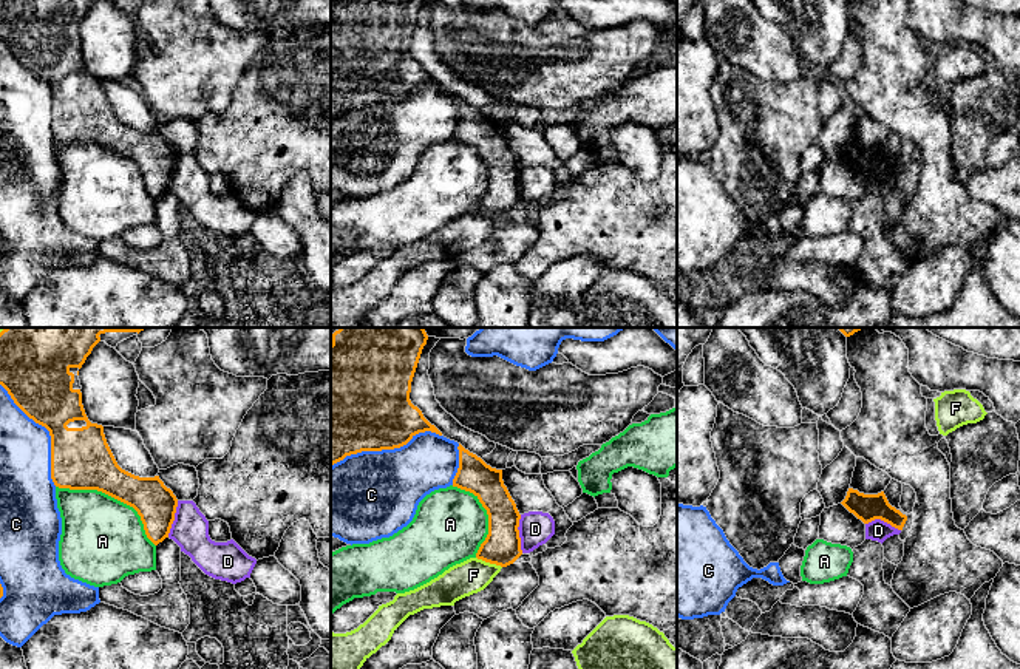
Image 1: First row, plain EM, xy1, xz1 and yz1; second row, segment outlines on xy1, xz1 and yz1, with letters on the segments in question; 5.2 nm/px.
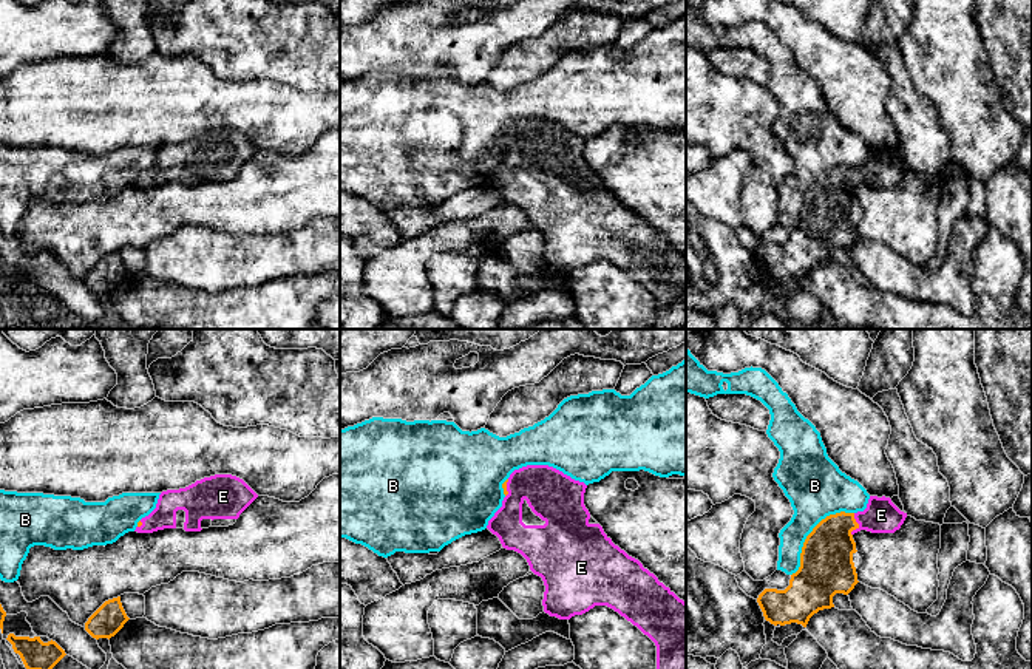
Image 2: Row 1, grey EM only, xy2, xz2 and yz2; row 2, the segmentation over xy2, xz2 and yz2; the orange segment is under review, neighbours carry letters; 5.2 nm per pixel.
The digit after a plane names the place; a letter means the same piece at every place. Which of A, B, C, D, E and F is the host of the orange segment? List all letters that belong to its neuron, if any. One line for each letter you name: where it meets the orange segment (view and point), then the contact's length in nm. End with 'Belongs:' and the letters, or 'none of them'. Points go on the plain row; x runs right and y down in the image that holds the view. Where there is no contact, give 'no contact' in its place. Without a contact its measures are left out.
E: meets orange in yz2 at (858, 178); contact 120 nm long
Belongs: E

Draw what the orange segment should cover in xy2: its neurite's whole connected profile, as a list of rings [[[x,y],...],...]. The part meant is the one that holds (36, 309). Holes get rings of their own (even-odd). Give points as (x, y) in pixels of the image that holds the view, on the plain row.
[[[9,287],[6,292],[15,307],[20,309],[26,324],[49,326],[66,309],[65,304],[56,297],[43,297],[40,290],[15,290]]]

